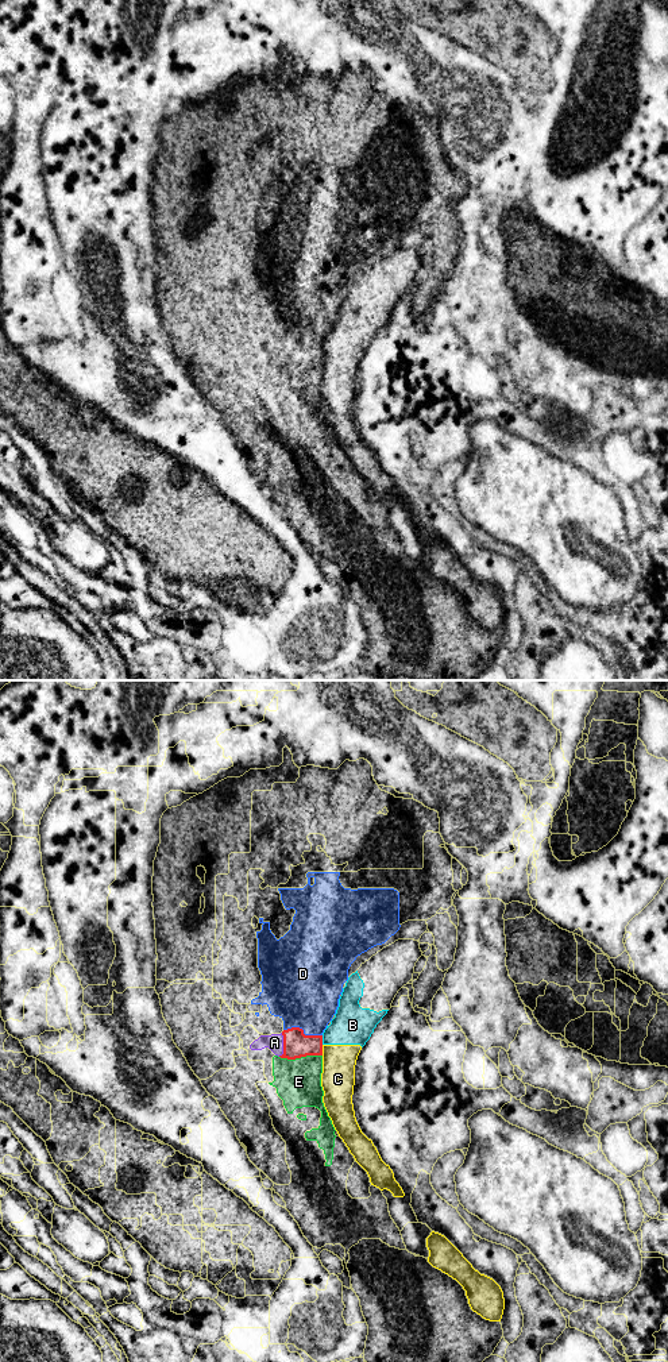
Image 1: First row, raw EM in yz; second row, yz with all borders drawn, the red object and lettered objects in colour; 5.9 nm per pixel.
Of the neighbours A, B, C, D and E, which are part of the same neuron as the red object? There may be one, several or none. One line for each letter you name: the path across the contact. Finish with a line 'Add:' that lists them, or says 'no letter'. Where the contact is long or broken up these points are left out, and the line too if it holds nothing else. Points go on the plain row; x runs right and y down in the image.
Add: A, D, E

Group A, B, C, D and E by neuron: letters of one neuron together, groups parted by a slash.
A D E / B C

